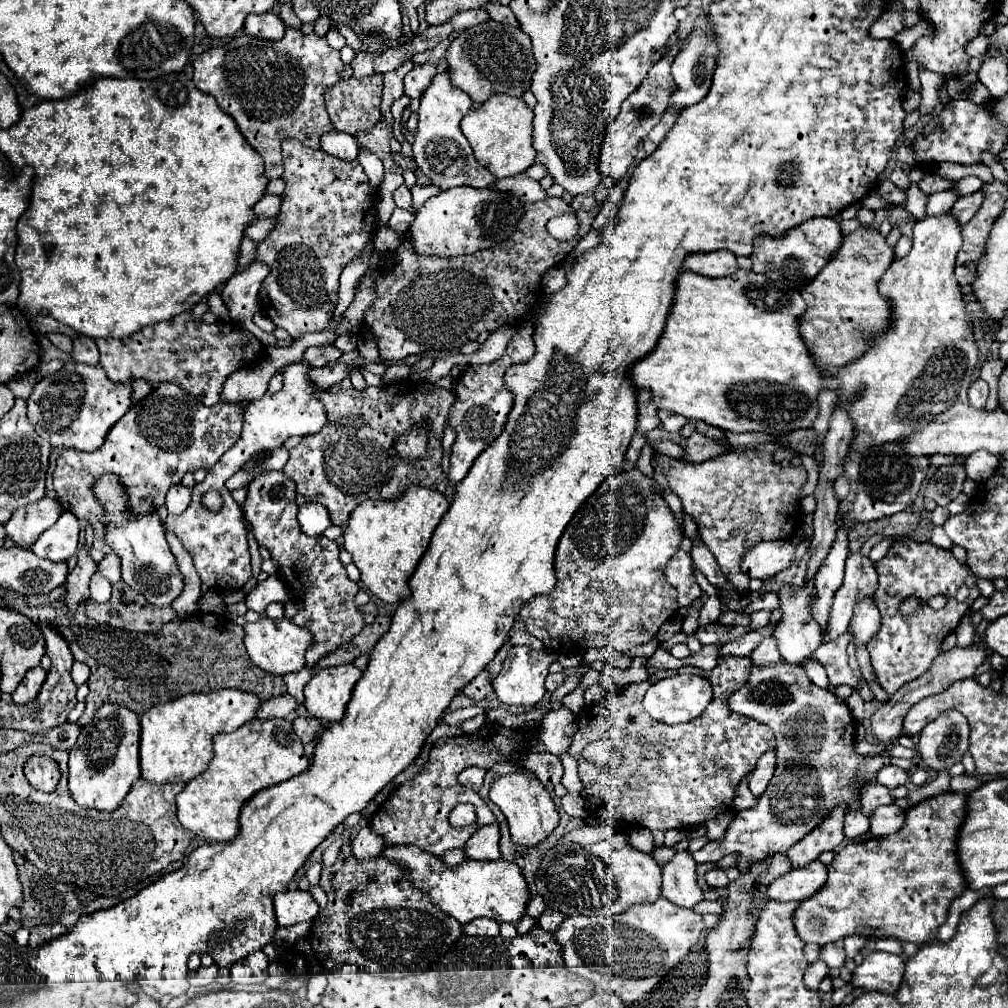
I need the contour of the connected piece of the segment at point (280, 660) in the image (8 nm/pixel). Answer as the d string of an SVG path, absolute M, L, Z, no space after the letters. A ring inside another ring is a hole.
M262 617L256 623L246 623L246 637L244 637L244 645L246 651L252 659L252 663L256 667L260 667L266 673L272 675L286 675L286 673L294 673L306 667L306 651L312 647L314 637L310 637L310 633L304 627L298 627L296 623L292 623L290 619L282 617L282 619L268 619Z

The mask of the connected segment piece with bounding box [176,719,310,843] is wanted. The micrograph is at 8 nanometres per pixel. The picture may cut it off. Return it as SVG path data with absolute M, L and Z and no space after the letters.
M254 719L232 733L214 737L214 759L208 769L176 795L178 821L206 841L230 841L238 833L238 817L248 799L266 787L304 773L310 767L304 743L294 735L290 719Z

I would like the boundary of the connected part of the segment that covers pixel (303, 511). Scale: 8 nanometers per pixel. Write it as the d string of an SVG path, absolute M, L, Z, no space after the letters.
M304 503L302 507L298 507L298 523L306 535L318 537L326 527L330 527L330 517L326 507L318 503Z

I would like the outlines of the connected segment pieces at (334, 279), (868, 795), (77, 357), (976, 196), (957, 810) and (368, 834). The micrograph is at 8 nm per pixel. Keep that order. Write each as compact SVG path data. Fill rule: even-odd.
M284 139L282 155L286 165L282 175L286 181L282 209L276 229L258 243L256 259L272 269L260 289L264 313L274 321L274 325L286 329L290 337L298 339L306 333L324 331L332 321L338 303L338 277L342 269L362 253L366 241L370 241L376 231L376 189L370 187L368 177L358 161L342 161L338 157L330 157L324 151L304 147L298 139Z
M870 783L870 785L864 787L860 801L862 801L862 813L864 813L866 817L870 817L876 807L894 803L894 797L892 797L890 789L882 787L880 783Z
M78 335L74 339L74 353L72 353L74 361L82 361L88 365L98 365L98 347L94 343L94 339Z
M976 191L976 193L970 193L970 195L964 195L960 197L954 207L952 207L952 213L954 217L958 219L960 225L966 225L966 221L970 217L974 217L974 213L980 209L982 205L982 199L984 199L984 191Z
M940 793L928 797L906 811L906 825L890 837L874 837L862 843L848 843L842 847L828 867L826 885L812 897L800 903L794 913L794 925L804 943L834 943L848 935L862 935L866 939L894 937L904 943L928 943L938 935L938 927L948 919L950 903L966 891L958 859L954 859L954 835L962 827L966 815L966 793Z
M364 825L358 833L356 833L356 839L354 839L354 857L358 859L364 859L364 857L374 857L374 855L380 855L384 849L384 839L380 839L380 835L376 835L368 825Z

